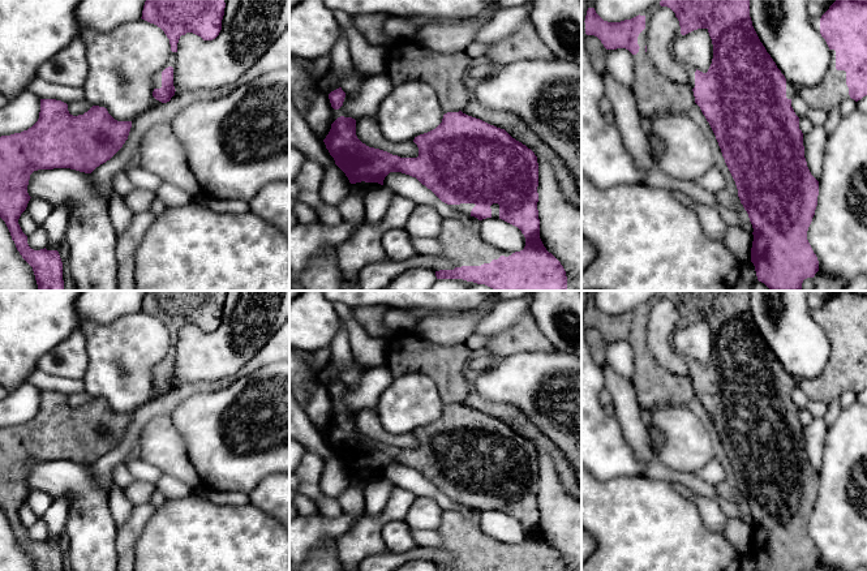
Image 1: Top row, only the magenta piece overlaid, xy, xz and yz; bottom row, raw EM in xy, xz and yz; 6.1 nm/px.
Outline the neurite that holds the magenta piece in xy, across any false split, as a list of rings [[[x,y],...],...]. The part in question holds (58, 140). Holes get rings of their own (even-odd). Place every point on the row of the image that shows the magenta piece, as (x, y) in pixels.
[[[40,99],[38,121],[21,133],[0,137],[0,218],[22,258],[33,267],[38,291],[64,291],[63,262],[57,250],[34,250],[27,244],[18,219],[30,201],[30,175],[38,169],[70,168],[91,173],[110,160],[125,143],[132,121],[115,120],[104,107],[93,106],[83,115],[73,116],[68,104],[56,99]]]

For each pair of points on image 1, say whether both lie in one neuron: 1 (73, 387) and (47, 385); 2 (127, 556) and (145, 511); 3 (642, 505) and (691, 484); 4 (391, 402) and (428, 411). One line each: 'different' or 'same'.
1: same
2: same
3: different
4: same

